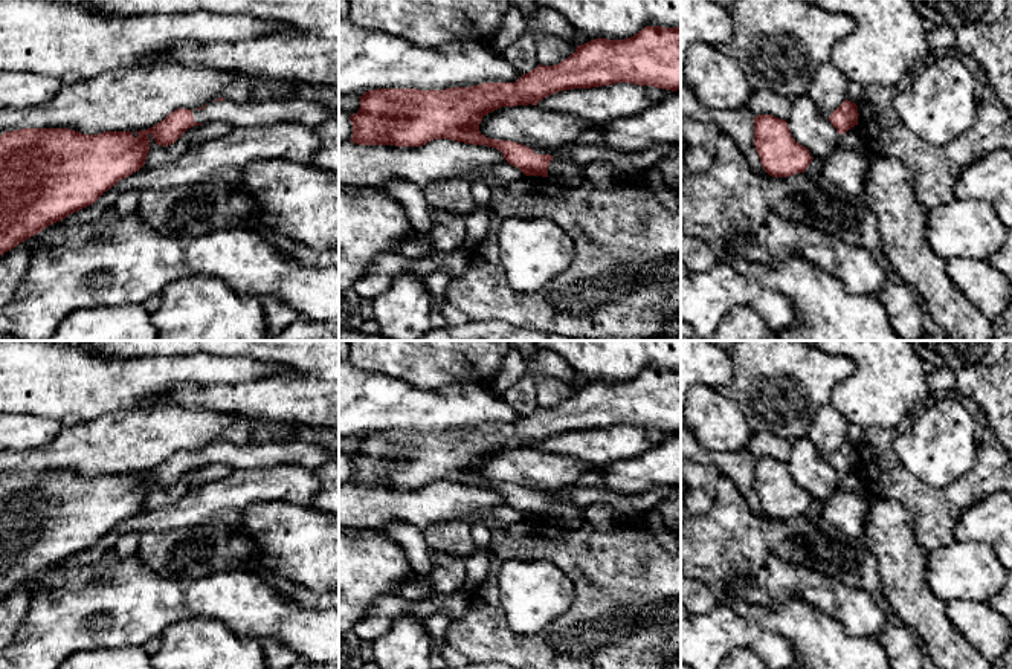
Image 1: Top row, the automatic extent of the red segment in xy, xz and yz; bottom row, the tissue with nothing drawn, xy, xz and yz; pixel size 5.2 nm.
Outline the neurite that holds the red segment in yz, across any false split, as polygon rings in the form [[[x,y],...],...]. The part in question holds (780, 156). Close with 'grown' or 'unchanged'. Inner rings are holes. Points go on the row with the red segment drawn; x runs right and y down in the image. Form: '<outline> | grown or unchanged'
[[[772,115],[754,118],[754,145],[763,170],[772,177],[804,173],[812,156],[791,134],[786,119]]] | unchanged

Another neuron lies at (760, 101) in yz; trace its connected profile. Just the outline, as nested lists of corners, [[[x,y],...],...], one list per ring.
[[[772,90],[753,92],[746,107],[754,116],[772,115],[778,119],[788,119],[791,115],[791,101]]]

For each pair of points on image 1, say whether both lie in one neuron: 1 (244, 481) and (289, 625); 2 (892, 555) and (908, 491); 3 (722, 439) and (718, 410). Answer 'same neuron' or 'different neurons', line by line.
1: different neurons
2: different neurons
3: same neuron

